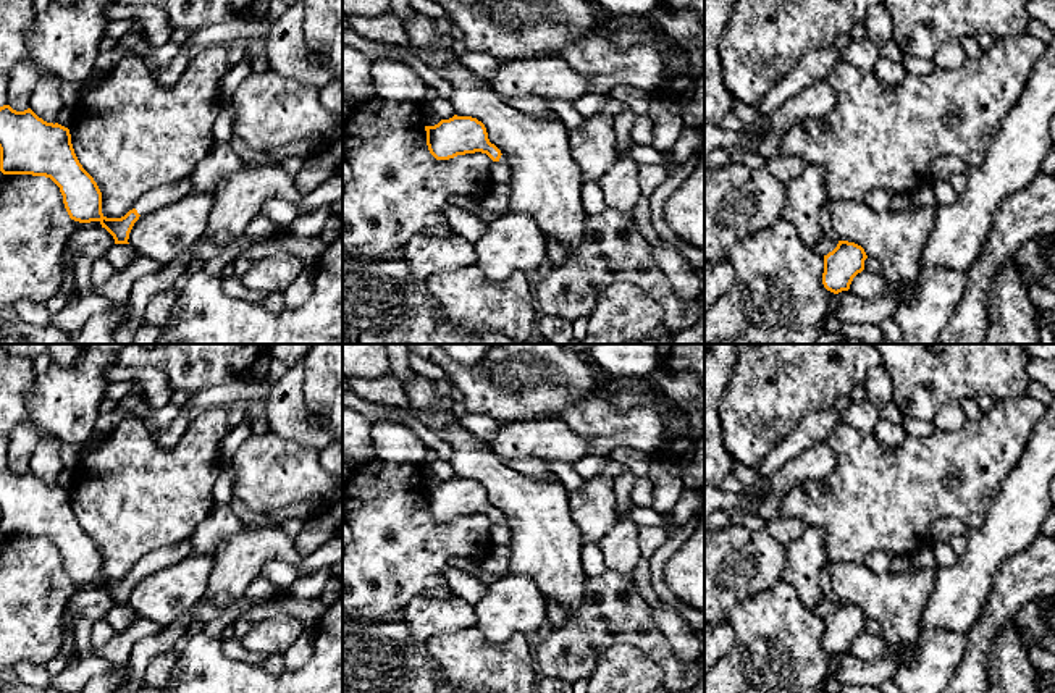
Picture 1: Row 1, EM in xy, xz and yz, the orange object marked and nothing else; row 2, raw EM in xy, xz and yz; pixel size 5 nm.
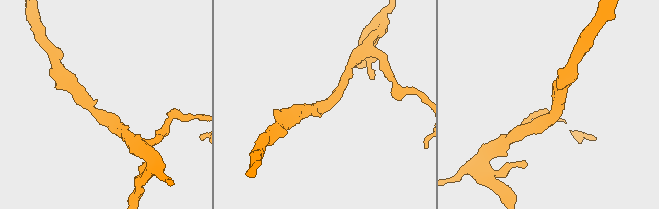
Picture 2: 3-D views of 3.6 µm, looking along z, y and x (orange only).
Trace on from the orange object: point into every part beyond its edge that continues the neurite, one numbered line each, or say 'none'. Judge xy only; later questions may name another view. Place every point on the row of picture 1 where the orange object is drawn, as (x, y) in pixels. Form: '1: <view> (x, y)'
1: xy (160, 196)

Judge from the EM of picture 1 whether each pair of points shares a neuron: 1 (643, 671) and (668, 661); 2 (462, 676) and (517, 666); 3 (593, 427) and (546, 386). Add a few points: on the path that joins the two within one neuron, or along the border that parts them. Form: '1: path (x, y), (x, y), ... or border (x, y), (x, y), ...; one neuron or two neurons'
1: border (626, 643), (640, 650), (664, 676); two neurons
2: path (475, 669), (504, 669); one neuron
3: border (603, 388), (577, 398), (558, 417); two neurons

